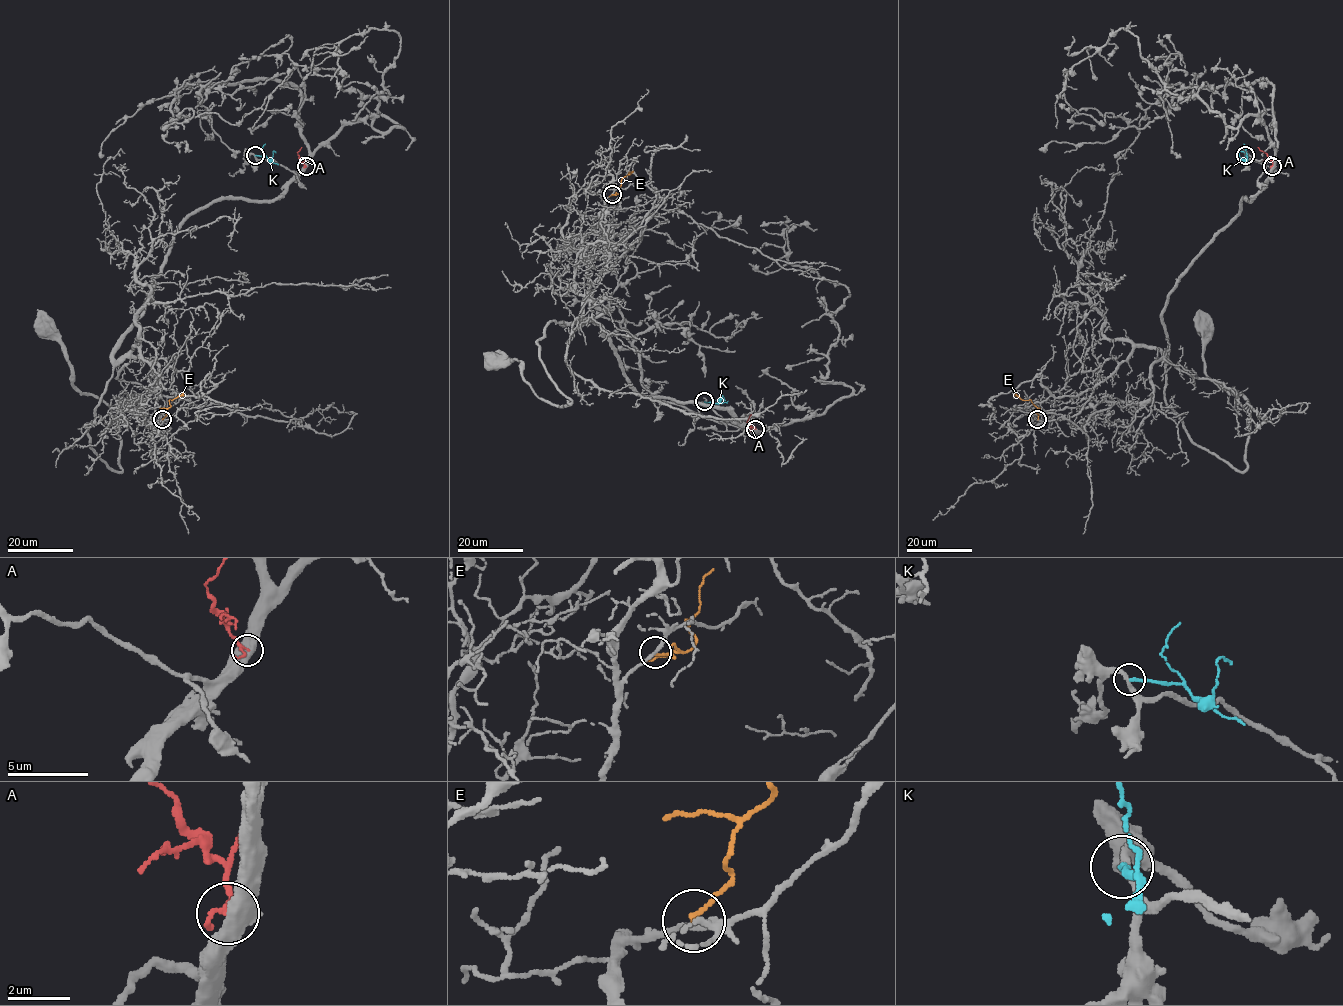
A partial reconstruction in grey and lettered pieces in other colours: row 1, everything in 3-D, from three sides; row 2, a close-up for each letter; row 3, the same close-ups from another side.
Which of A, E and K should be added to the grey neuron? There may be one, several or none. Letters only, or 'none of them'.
none of them

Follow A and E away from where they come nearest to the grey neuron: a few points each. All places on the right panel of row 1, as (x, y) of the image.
A: (1272, 166), (1272, 161), (1258, 147)
E: (1037, 419), (1037, 408), (1031, 400), (1022, 400), (1014, 392)

